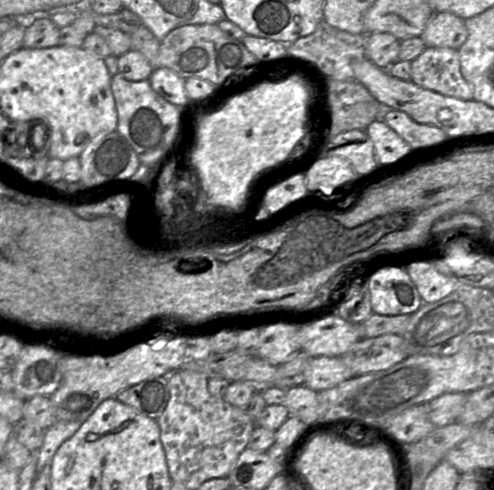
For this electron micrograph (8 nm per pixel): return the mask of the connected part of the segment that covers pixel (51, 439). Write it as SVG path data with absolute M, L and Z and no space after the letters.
M58 420L46 430L43 444L38 449L37 474L40 473L45 465L51 464L58 448L77 432L82 423Z

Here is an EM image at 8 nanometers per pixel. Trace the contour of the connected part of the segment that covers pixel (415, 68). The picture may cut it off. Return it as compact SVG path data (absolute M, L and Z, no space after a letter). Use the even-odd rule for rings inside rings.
M426 47L411 62L414 84L460 100L473 100L473 90L461 74L458 50Z

